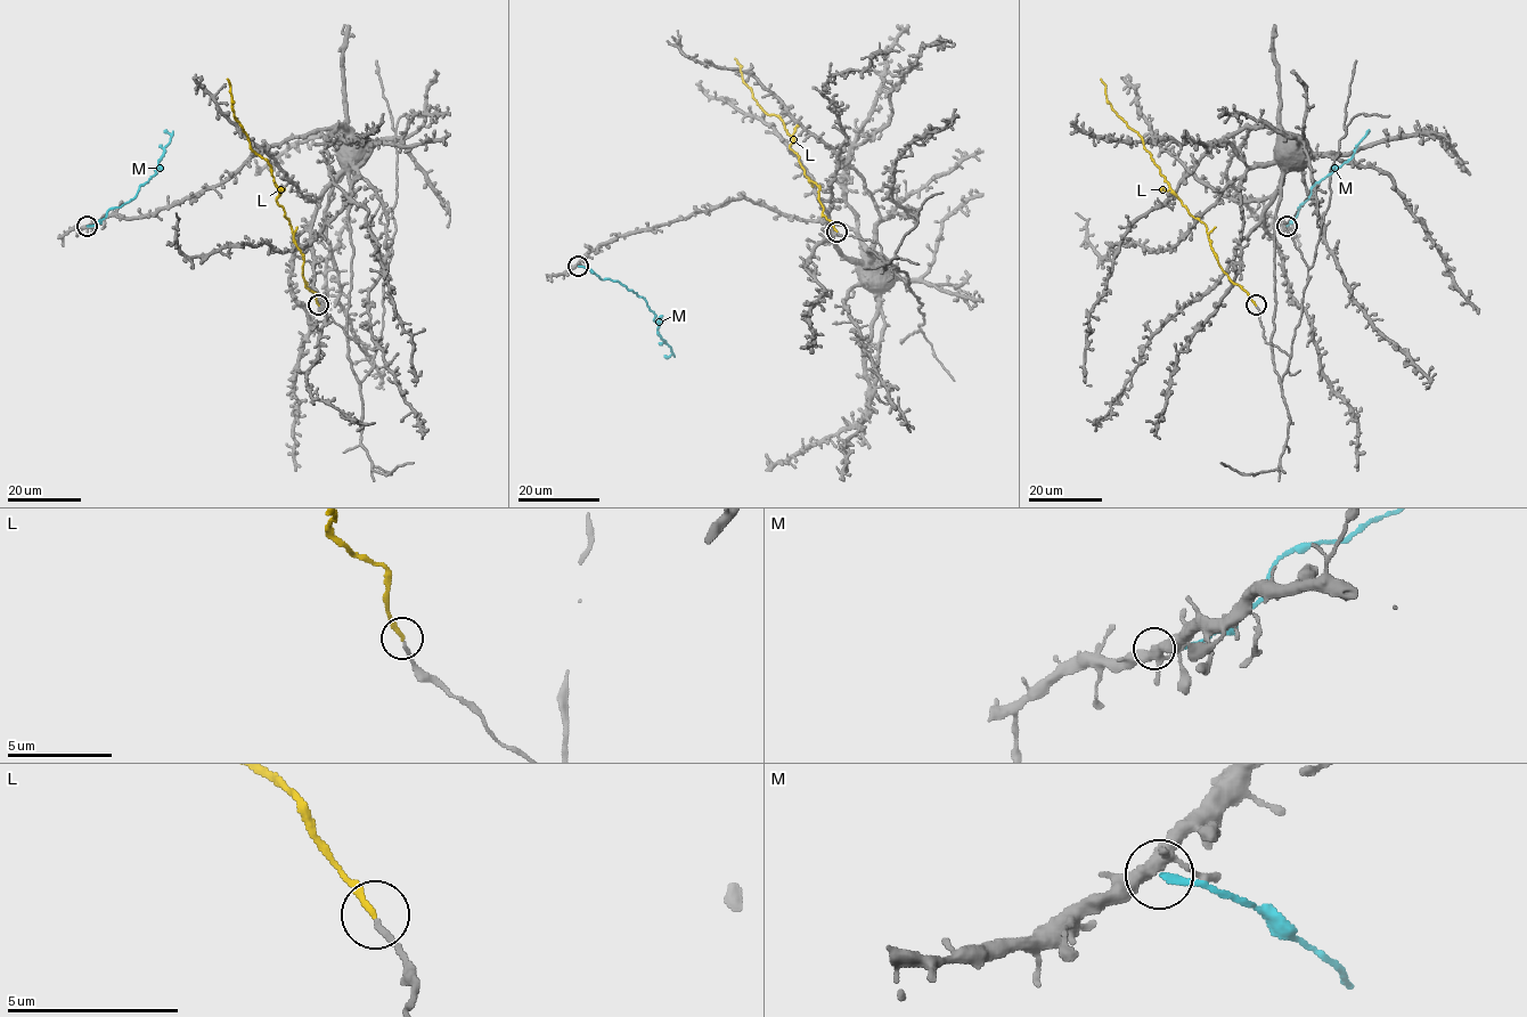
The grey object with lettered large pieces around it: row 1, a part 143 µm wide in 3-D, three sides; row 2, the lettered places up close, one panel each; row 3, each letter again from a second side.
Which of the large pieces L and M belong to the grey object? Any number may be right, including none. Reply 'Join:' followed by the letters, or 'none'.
Join: L

